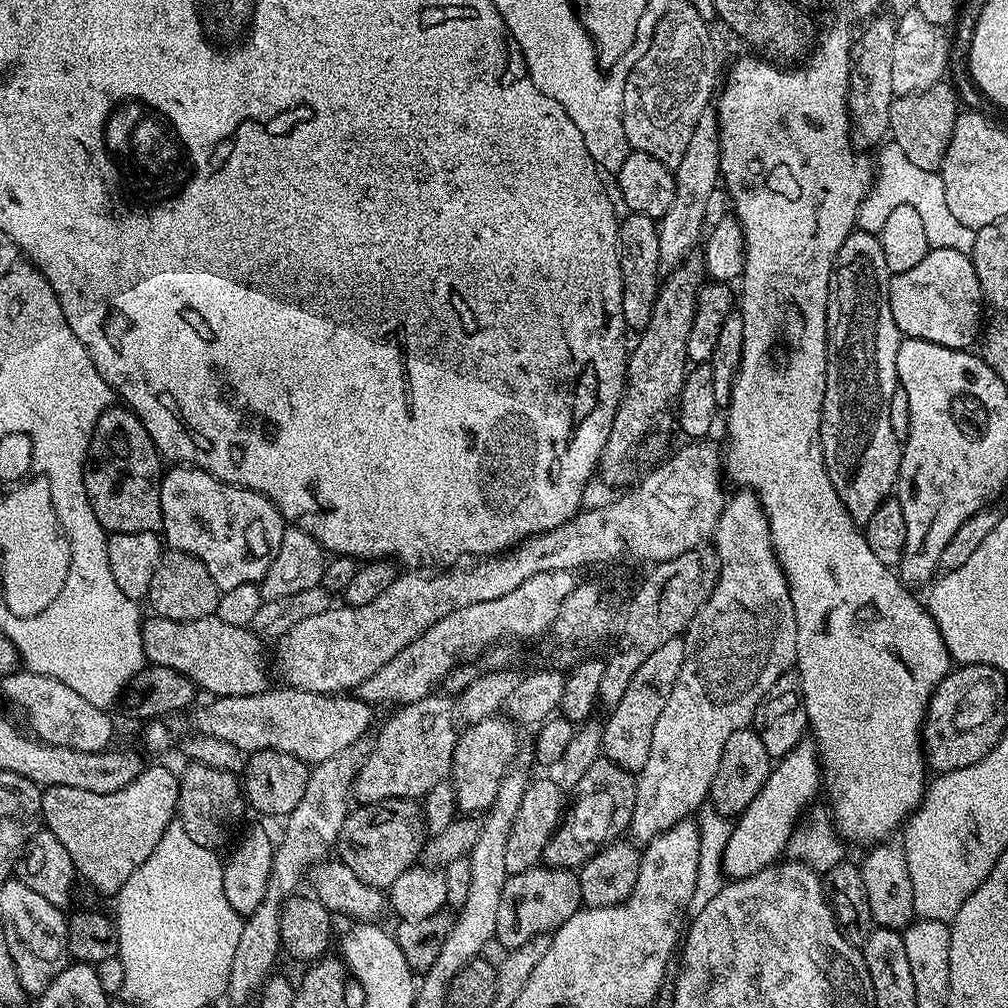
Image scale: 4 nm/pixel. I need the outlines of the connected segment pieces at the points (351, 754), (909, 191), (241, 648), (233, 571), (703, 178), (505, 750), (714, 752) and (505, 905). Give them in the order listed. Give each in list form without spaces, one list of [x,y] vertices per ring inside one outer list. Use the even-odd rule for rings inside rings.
[[[356,750],[339,752],[334,758],[315,765],[309,771],[306,794],[302,794],[302,802],[298,802],[298,806],[294,806],[292,813],[286,817],[285,824],[288,825],[284,828],[284,837],[281,840],[279,838],[278,843],[275,845],[273,868],[270,870],[269,885],[266,886],[265,898],[262,899],[262,904],[244,920],[242,934],[238,938],[238,946],[234,950],[234,962],[230,962],[230,982],[226,993],[226,1000],[229,1000],[230,1003],[244,1004],[248,999],[251,1001],[259,993],[260,987],[264,985],[265,980],[275,969],[272,967],[276,964],[276,955],[281,955],[282,952],[279,934],[280,909],[283,907],[285,900],[299,889],[296,887],[299,886],[300,879],[303,876],[305,879],[306,871],[321,858],[327,857],[329,855],[328,847],[331,849],[337,843],[344,819],[346,819],[350,811],[348,796],[350,800],[350,793],[353,791],[356,782],[356,773],[362,763],[361,753],[358,753],[359,751]]]
[[[895,142],[885,143],[880,150],[880,157],[875,157],[874,160],[874,179],[868,189],[868,197],[864,199],[860,212],[856,215],[859,231],[879,234],[882,226],[886,226],[888,215],[897,206],[905,204],[914,206],[914,210],[918,210],[918,215],[922,217],[922,222],[926,222],[926,238],[932,248],[971,253],[976,241],[976,229],[962,226],[962,222],[954,218],[950,205],[946,203],[946,186],[942,186],[939,172],[914,166],[914,162],[910,162],[910,158],[902,154],[902,146]]]
[[[152,614],[143,621],[142,624],[142,646],[144,647],[144,659],[148,664],[157,664],[158,666],[166,666],[170,670],[178,670],[178,674],[182,674],[186,678],[190,678],[197,689],[209,692],[209,697],[218,696],[249,696],[250,694],[258,694],[265,691],[269,687],[268,668],[270,672],[270,664],[264,661],[264,644],[265,641],[252,631],[251,627],[230,626],[227,622],[222,622],[218,617],[207,616],[206,618],[198,618],[197,620],[171,620],[170,618],[162,618],[161,616]]]
[[[172,466],[172,468],[163,473],[160,477],[160,501],[162,502],[162,540],[169,549],[177,552],[185,552],[194,558],[198,558],[198,562],[202,562],[202,566],[206,566],[206,570],[210,570],[210,578],[214,578],[216,585],[220,587],[221,592],[234,590],[236,586],[245,585],[247,583],[256,584],[266,574],[266,570],[270,570],[270,562],[274,562],[274,554],[278,554],[278,546],[282,546],[282,534],[286,527],[286,521],[280,515],[276,506],[268,501],[262,494],[258,494],[249,488],[237,488],[235,484],[224,484],[218,478],[214,478],[206,470],[194,468],[191,466]]]
[[[715,107],[702,110],[698,122],[694,126],[694,134],[690,134],[690,142],[686,145],[686,154],[682,154],[682,162],[674,170],[676,189],[674,202],[670,202],[670,210],[659,217],[658,250],[660,251],[660,267],[671,270],[682,261],[693,255],[692,248],[701,241],[704,228],[704,215],[708,212],[708,203],[716,192],[716,184],[721,183],[720,174],[720,125]]]
[[[497,714],[477,724],[468,724],[457,735],[450,783],[456,792],[456,807],[464,814],[484,814],[498,798],[498,786],[516,756],[517,725]]]
[[[736,490],[736,493],[727,497],[722,514],[716,523],[714,533],[714,547],[716,556],[720,560],[720,574],[716,578],[716,584],[712,588],[712,593],[708,595],[708,601],[700,607],[700,612],[694,614],[694,618],[688,623],[688,631],[684,633],[684,661],[682,670],[674,682],[674,690],[670,690],[666,706],[662,706],[662,715],[654,726],[654,738],[650,742],[650,758],[646,758],[646,766],[636,776],[636,797],[634,798],[634,814],[630,825],[631,835],[636,835],[635,839],[640,842],[647,842],[656,836],[661,836],[664,832],[670,831],[680,820],[689,819],[693,815],[692,811],[700,803],[709,799],[714,782],[714,774],[718,774],[718,758],[722,758],[722,746],[726,746],[726,738],[734,734],[734,730],[742,730],[749,727],[752,717],[756,715],[756,707],[760,705],[760,700],[786,674],[796,663],[796,635],[798,626],[794,618],[794,602],[790,598],[788,589],[788,579],[782,570],[782,566],[776,557],[776,551],[770,538],[768,520],[764,516],[764,510],[760,506],[759,500],[748,490]]]
[[[537,866],[509,876],[502,886],[502,896],[498,898],[495,943],[500,943],[504,950],[511,950],[522,946],[522,942],[530,942],[530,938],[551,934],[581,907],[580,878],[571,868]]]

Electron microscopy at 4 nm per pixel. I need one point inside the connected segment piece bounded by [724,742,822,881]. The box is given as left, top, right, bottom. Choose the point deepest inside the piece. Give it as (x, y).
(761, 834)

